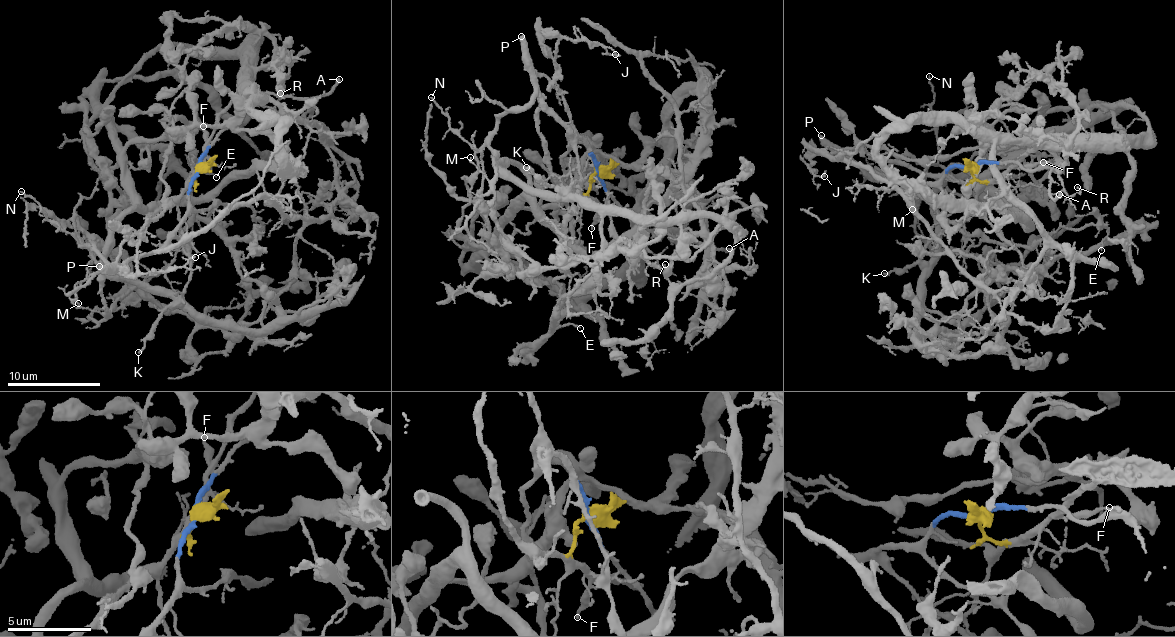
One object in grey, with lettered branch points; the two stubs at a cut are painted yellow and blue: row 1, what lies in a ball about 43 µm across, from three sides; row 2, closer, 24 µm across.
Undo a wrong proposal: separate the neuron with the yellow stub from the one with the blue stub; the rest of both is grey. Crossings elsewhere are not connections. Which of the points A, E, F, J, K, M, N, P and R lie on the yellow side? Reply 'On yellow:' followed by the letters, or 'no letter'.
On yellow: E, F, J, K

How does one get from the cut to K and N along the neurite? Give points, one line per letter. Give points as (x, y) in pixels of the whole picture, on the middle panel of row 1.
K: (597, 170), (584, 193), (569, 193), (567, 199), (571, 187), (581, 181), (560, 189), (542, 182), (527, 166)
N: (597, 170), (588, 140), (569, 133), (538, 93), (501, 117), (475, 150), (452, 130), (448, 114), (430, 97)

